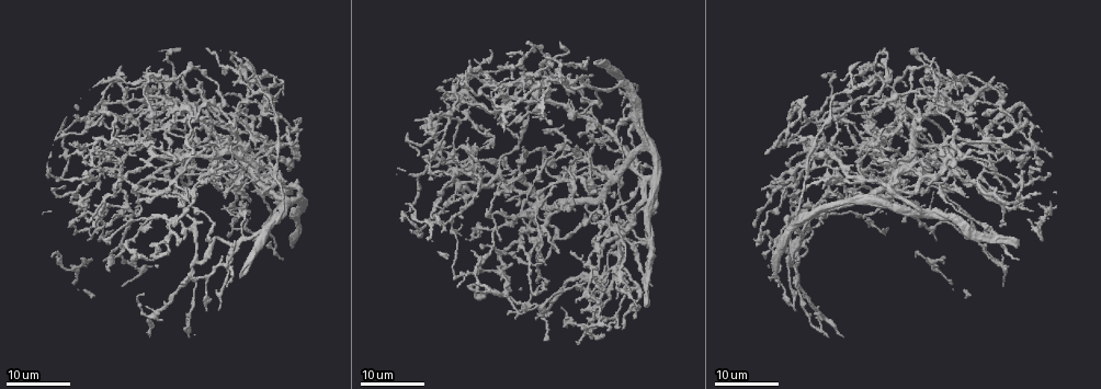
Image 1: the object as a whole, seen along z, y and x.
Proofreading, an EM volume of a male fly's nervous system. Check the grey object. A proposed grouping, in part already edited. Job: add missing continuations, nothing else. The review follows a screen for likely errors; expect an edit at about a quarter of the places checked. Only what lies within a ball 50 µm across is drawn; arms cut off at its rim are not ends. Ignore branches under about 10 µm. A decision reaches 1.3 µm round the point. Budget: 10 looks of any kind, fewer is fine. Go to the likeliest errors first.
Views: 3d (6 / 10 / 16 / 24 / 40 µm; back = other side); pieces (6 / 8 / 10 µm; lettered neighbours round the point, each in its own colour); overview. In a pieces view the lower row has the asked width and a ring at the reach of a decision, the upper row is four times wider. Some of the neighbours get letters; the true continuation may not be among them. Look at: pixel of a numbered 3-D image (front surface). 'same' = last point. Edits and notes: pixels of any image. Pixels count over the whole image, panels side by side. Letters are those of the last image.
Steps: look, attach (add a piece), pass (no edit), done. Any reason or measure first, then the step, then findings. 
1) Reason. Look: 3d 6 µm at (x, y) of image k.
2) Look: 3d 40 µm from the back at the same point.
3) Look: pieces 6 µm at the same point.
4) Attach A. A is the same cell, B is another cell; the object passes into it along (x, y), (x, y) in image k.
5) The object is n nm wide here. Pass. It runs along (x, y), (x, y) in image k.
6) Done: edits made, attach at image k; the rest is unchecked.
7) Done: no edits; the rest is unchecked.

An open end. Look: 3d 24 µm at (518, 163) of image 1.

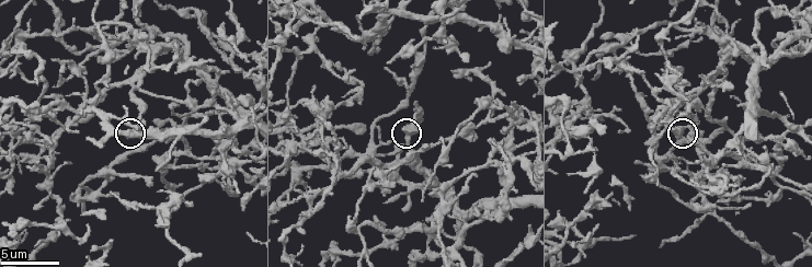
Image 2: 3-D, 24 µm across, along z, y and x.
Look: pieces 10 µm at (403, 129) of image 2.

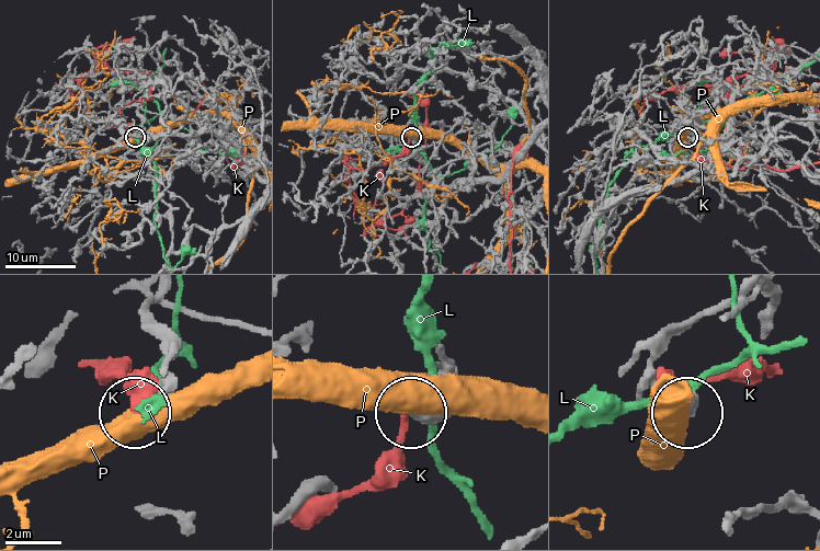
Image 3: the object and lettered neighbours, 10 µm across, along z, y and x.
The object is 390 nm wide here. Pass. K, L and P are other cells; no lettered piece goes on from it.

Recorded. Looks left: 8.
Free end. Look: 3d 10 µm at (89, 227) of image 2.

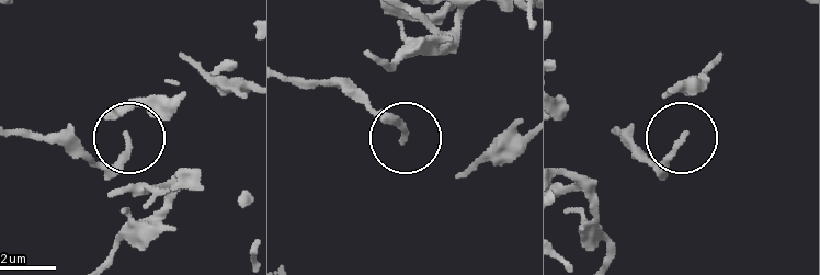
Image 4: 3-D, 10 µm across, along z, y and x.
Look: pieces 6 µm at (685, 136) of image 4.

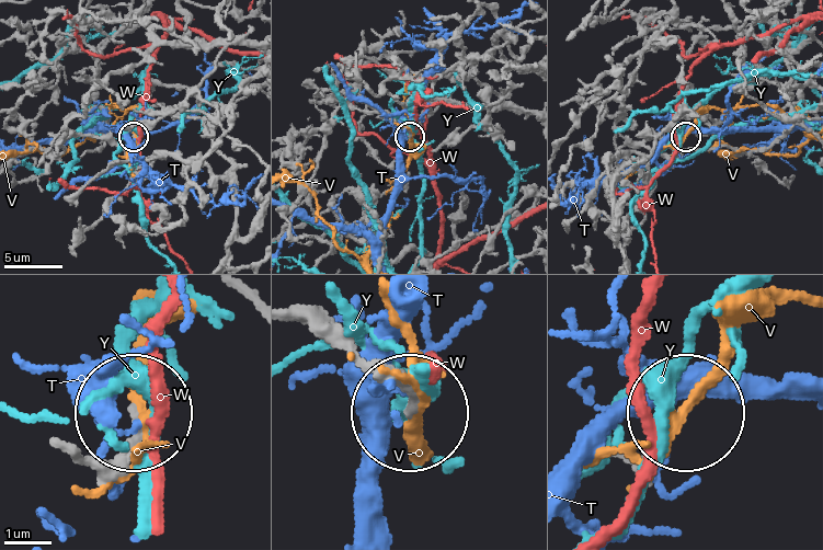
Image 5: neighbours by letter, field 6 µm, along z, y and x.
Pass. T, V, W and Y are other cells; none of them fits.

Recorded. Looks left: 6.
Branch stops here. Look: 3d 16 µm at (1000, 226) of image 1.

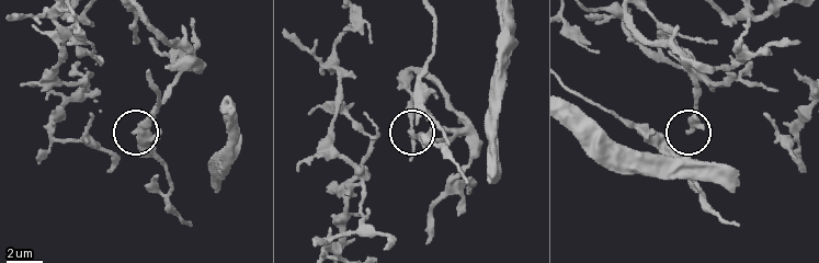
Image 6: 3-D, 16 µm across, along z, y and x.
What lies round it. Look: pieces 8 µm at (133, 133) of image 6.

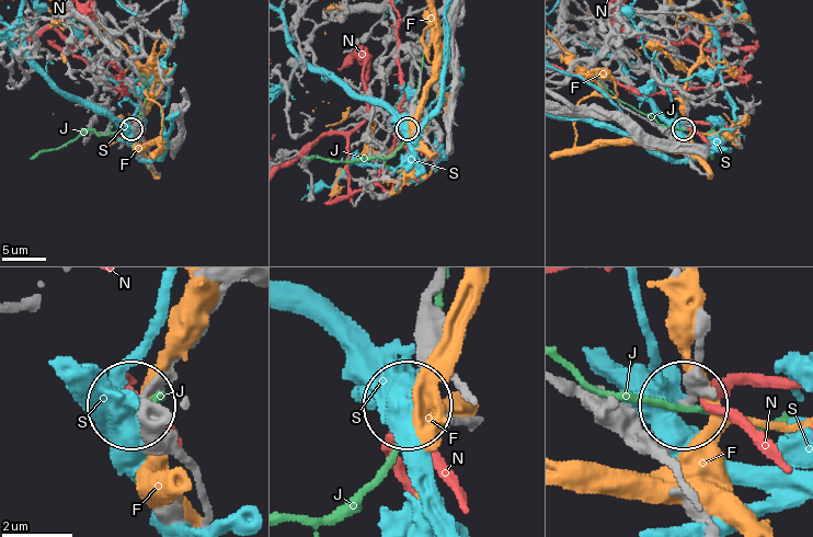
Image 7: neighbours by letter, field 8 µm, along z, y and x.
Pass. F, J, N and S are other cells; it runs along (699, 345), (699, 380), (684, 403) in image 7; no lettered piece goes on from it.

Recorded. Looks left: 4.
Tapers out. Look: pieces 6 µm at (636, 163) of image 2.

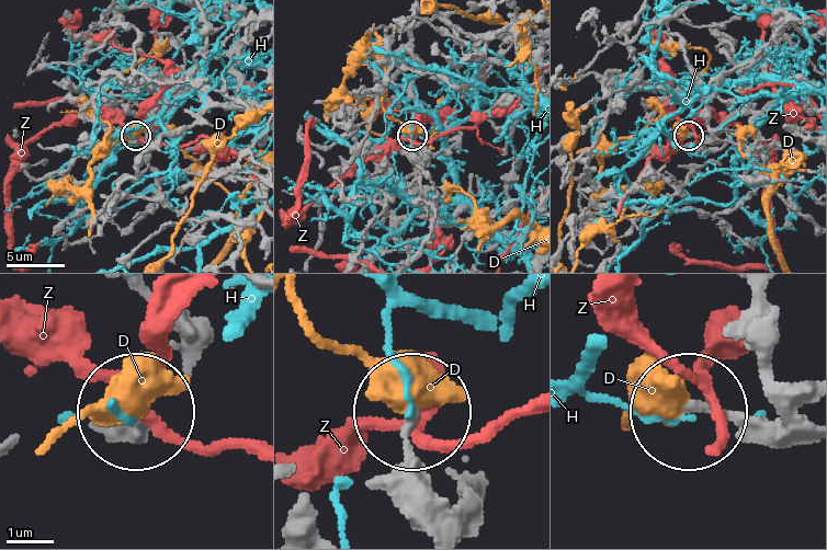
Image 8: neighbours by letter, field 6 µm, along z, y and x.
The object is 170 nm wide here. Pass. D, H and Z are other cells; it runs along (439, 526), (415, 412) in image 8; none of them fits.

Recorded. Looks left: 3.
An open end. Look: 3d 16 µm at (511, 265) of image 1.

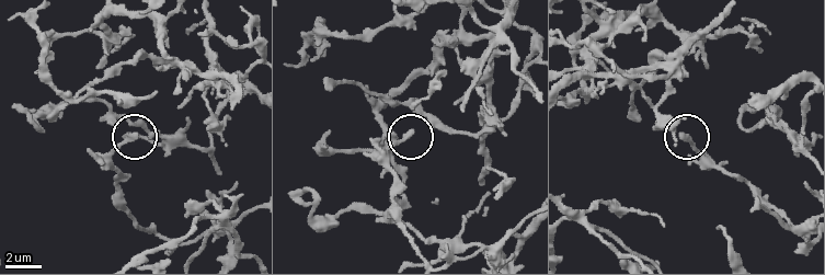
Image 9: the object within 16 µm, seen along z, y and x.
Look: pieces 10 µm at (411, 132) of image 9.

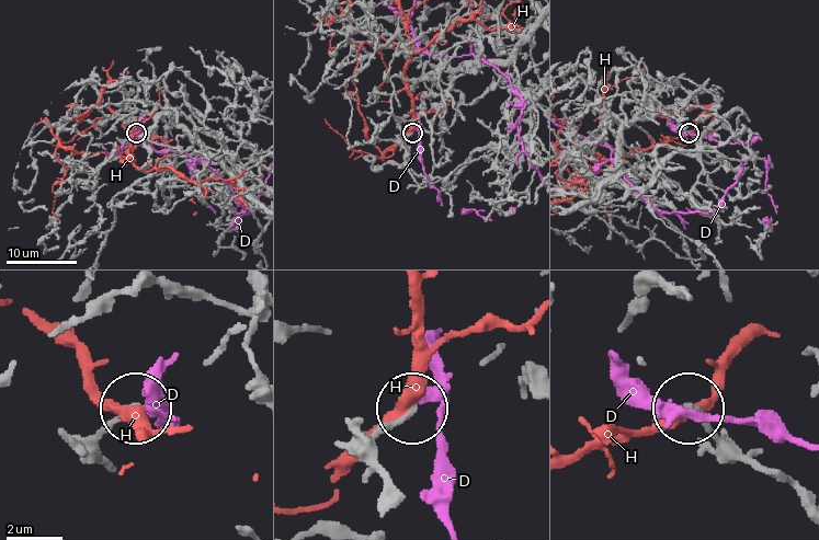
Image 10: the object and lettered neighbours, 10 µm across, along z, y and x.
The object is 290 nm wide here. Pass. D and H are other cells; it runs along (383, 494), (375, 445), (408, 412) in image 10; no lettered piece goes on from it.

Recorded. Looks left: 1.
Done: no edits; the rest is unchecked.

